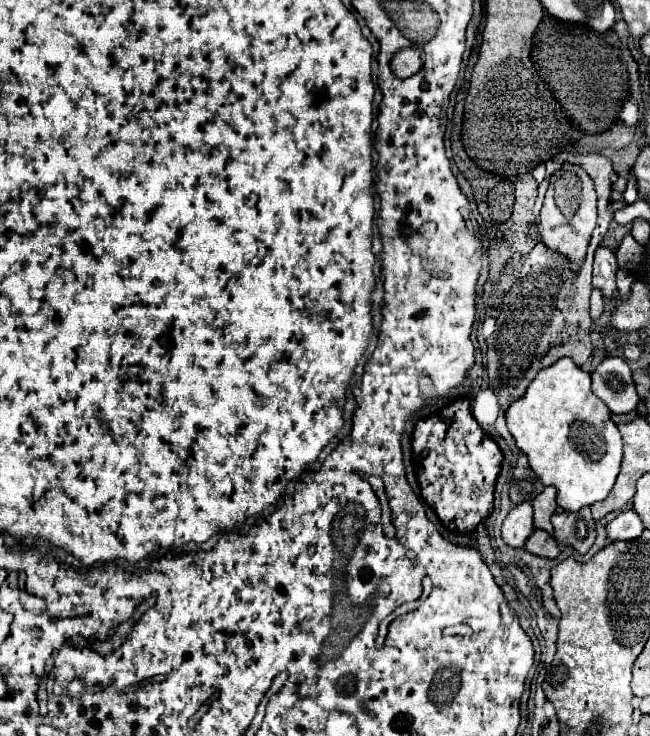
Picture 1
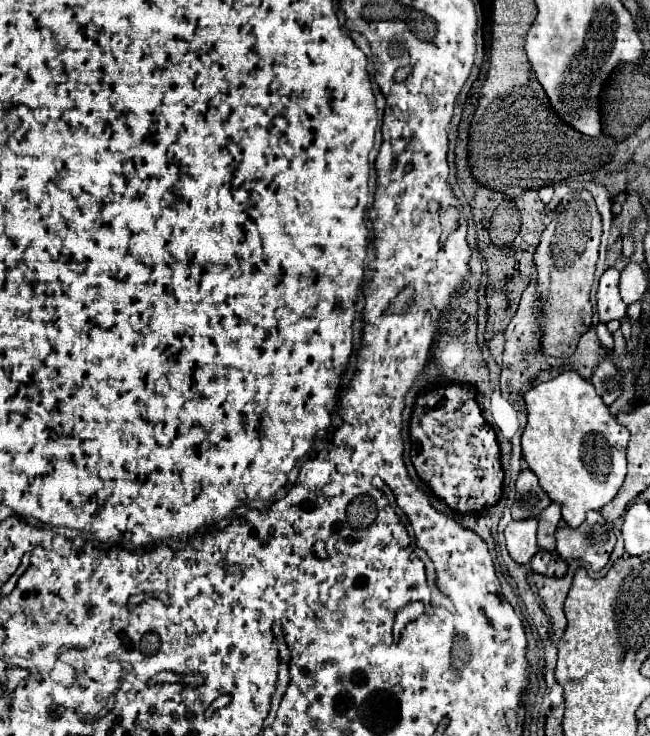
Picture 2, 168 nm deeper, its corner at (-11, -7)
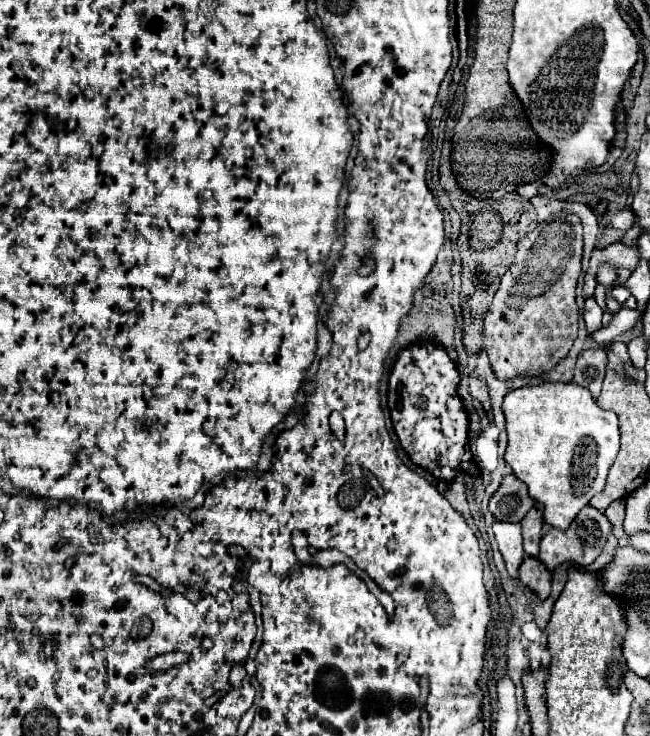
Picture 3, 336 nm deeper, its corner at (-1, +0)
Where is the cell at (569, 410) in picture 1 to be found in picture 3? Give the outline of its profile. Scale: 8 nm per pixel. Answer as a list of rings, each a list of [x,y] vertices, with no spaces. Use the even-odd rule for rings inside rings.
[[[541,382],[537,386],[523,386],[511,390],[503,400],[503,414],[507,420],[509,446],[505,462],[513,468],[513,474],[527,484],[529,494],[545,506],[543,518],[547,524],[567,530],[577,512],[589,504],[589,500],[605,488],[609,466],[617,458],[619,450],[619,422],[617,414],[597,406],[589,390],[573,382]]]

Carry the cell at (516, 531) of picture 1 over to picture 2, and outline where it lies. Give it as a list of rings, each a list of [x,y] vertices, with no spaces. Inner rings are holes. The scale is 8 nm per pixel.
[[[537,519],[511,521],[505,527],[505,543],[511,559],[519,565],[529,565],[531,557],[539,551],[535,543],[535,525]]]

